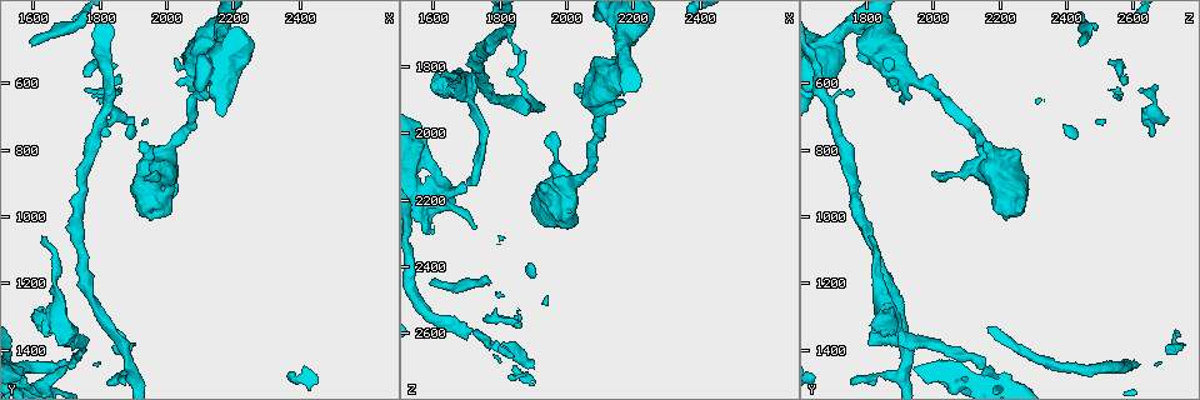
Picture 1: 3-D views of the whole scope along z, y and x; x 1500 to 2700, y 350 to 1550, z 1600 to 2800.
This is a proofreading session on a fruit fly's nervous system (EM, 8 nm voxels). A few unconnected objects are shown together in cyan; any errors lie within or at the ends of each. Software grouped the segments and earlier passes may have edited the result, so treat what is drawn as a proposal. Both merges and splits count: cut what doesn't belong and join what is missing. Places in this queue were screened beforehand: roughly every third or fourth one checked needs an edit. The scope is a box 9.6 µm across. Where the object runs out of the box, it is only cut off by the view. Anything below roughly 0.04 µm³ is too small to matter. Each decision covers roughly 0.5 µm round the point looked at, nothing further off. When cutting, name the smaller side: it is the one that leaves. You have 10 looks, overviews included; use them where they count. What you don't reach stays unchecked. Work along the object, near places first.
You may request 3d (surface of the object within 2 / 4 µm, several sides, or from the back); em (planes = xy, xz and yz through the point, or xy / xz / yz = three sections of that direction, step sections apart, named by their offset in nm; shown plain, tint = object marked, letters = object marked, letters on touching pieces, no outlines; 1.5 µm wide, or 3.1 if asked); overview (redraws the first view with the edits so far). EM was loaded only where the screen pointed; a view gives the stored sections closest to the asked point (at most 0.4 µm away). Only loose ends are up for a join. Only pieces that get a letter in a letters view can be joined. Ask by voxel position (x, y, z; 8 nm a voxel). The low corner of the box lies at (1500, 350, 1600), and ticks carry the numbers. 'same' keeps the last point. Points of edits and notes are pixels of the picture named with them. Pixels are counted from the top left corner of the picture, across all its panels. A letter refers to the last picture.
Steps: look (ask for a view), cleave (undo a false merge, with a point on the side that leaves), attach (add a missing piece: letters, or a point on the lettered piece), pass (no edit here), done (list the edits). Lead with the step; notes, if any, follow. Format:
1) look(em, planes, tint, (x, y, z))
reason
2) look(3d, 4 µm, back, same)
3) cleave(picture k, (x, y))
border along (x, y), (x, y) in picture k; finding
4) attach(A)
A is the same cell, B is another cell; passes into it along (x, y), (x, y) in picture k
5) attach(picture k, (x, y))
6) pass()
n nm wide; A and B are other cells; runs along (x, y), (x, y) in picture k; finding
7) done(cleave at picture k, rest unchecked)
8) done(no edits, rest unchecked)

look(3d, 4 µm, (1960, 870, 1990))
branch stops here

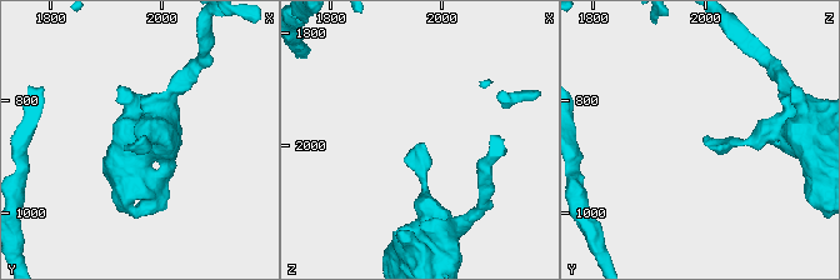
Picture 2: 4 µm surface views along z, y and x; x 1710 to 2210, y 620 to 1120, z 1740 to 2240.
look(em, planes, tint, (1970, 860, 1995))

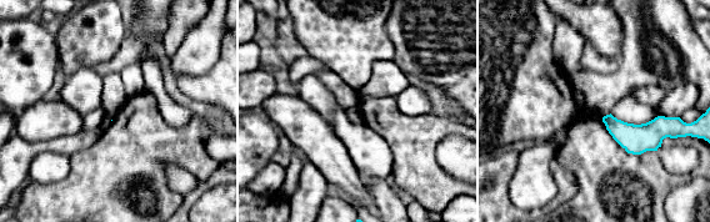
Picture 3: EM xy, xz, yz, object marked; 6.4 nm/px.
look(em, planes, letters, same)

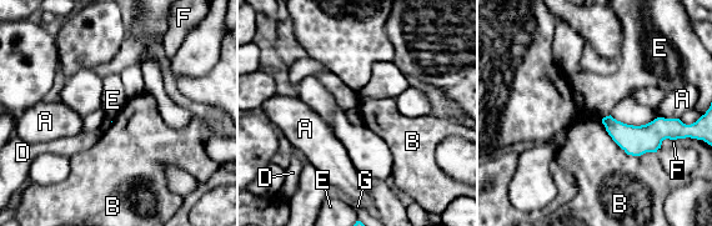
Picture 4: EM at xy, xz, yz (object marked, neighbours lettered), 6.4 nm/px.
pass()
A, B, D, E, F and G are other cells; no lettered piece goes on from it

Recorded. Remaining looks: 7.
look(3d, 2 µm, back, (2180, 650, 1900))
free end

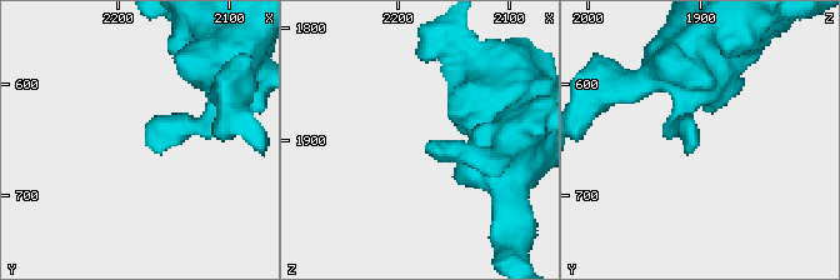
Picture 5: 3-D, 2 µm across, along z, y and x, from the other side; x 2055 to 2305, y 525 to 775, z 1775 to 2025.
look(em, planes, tint, (2176, 654, 1902))
now the EM

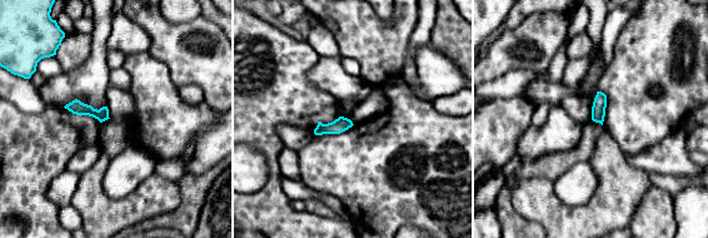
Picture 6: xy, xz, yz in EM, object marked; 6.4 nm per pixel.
look(em, planes, letters, same)

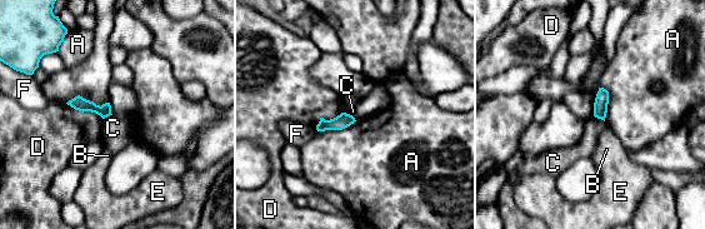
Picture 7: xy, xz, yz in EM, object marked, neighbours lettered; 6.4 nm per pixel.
pass()
A, B, C, D, E and F are other cells; border along (594, 115), (604, 122) in picture 7; no lettered piece goes on from it

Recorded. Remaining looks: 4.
look(3d, 2 µm, (1860, 620, 1760))
branch stops here

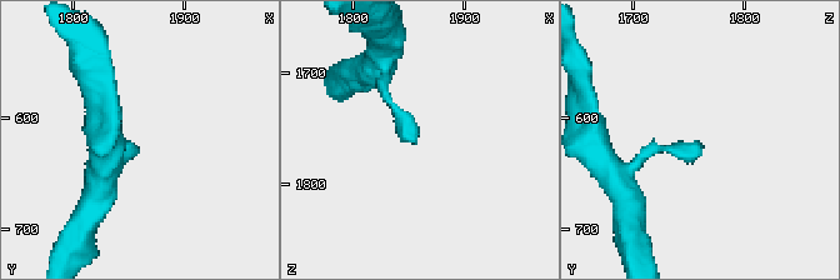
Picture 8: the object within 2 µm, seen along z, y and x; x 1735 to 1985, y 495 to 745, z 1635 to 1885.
look(em, planes, letters, (1856, 620, 1760))

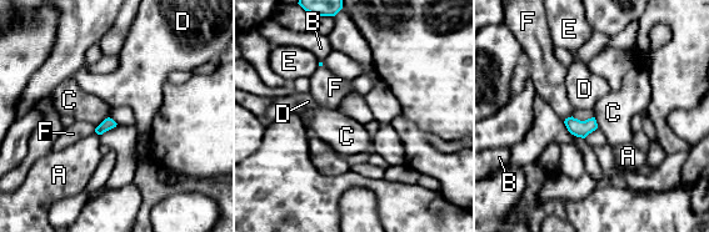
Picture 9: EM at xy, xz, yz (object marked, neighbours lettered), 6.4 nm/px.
pass()
A, B, C, D, E and F are other cells; border along (108, 116), (95, 129) in picture 9; no lettered piece goes on from it

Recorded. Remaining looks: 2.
look(em, planes, plain, (1630, 1070, 1820))
tapers out

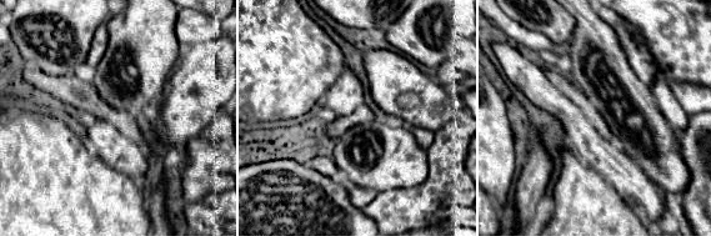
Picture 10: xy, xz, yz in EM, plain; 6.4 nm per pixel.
look(em, planes, letters, same)

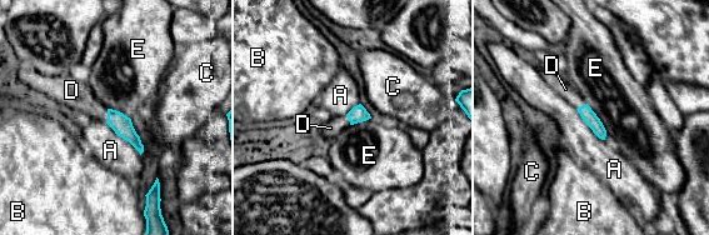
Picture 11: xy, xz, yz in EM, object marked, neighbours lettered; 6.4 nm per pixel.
attach(D)
D is the same cell, A, B, C and E are other cells; passes into it along (123, 126), (108, 115), (75, 94) in picture 11; the neuron continues

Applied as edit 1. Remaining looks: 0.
done(attach at picture 11, rest unchecked)

